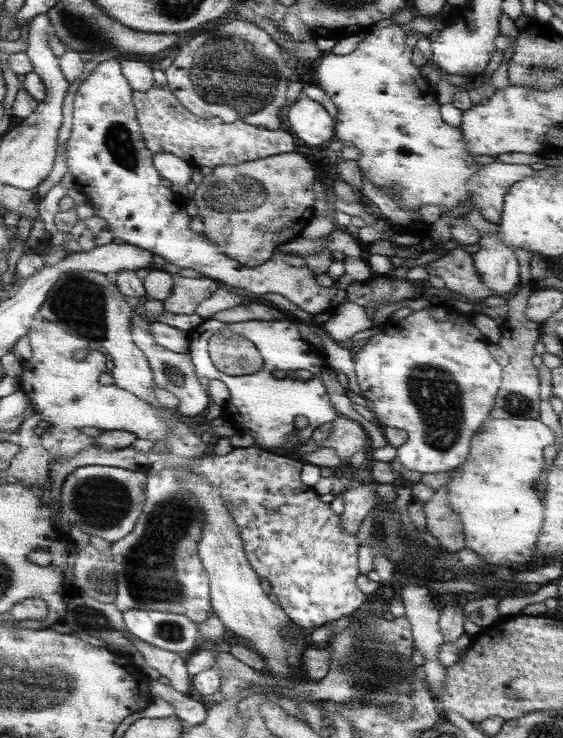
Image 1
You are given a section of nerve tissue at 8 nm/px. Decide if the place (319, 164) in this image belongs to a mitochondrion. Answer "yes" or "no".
no

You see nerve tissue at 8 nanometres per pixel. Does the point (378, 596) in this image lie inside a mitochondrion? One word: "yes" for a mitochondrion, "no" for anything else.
no

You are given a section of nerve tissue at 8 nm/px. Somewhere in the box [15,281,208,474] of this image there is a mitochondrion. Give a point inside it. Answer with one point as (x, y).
(175, 374)

